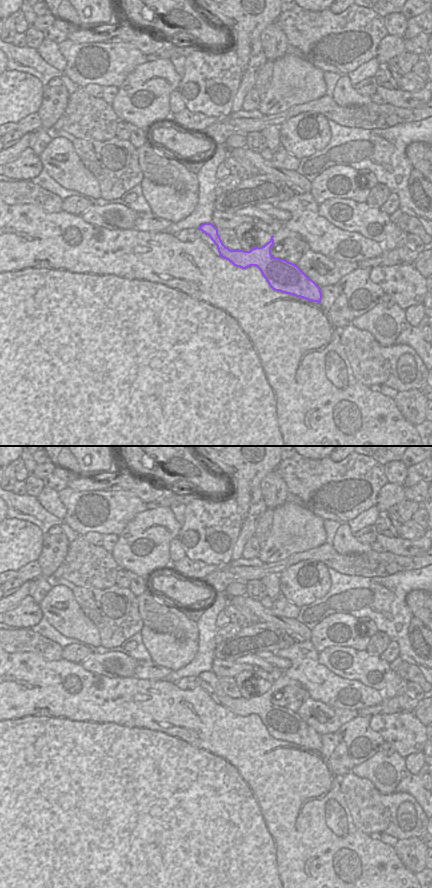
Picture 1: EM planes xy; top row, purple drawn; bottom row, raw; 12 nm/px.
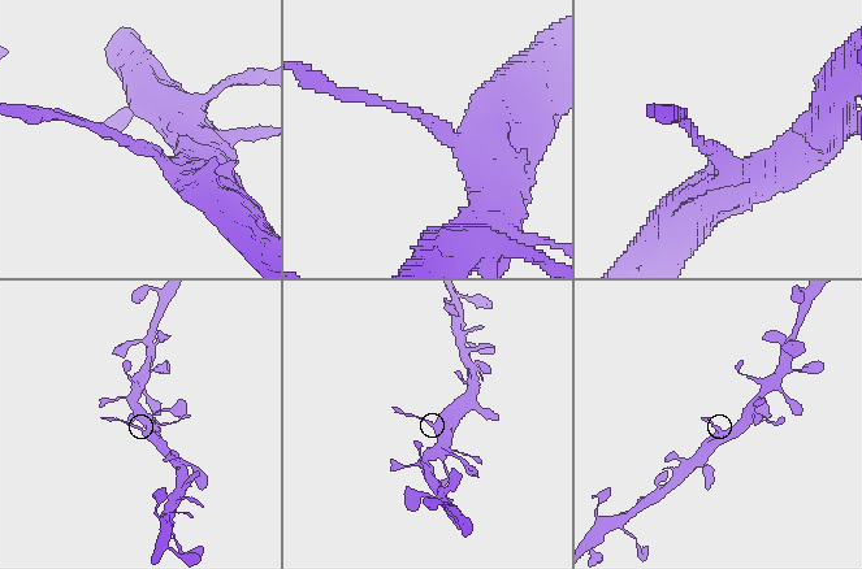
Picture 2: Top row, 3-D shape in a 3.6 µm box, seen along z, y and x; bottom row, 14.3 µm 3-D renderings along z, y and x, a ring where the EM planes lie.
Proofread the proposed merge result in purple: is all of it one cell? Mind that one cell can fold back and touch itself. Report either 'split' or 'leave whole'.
split

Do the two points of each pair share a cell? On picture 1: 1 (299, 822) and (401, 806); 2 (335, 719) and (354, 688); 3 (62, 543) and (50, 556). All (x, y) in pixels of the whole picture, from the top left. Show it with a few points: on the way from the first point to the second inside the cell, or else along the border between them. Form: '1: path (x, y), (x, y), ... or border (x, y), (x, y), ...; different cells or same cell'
1: border (341, 793), (353, 824), (365, 833); different cells
2: border (319, 700), (338, 708), (357, 710); different cells
3: path (58, 544), (52, 552); same cell

